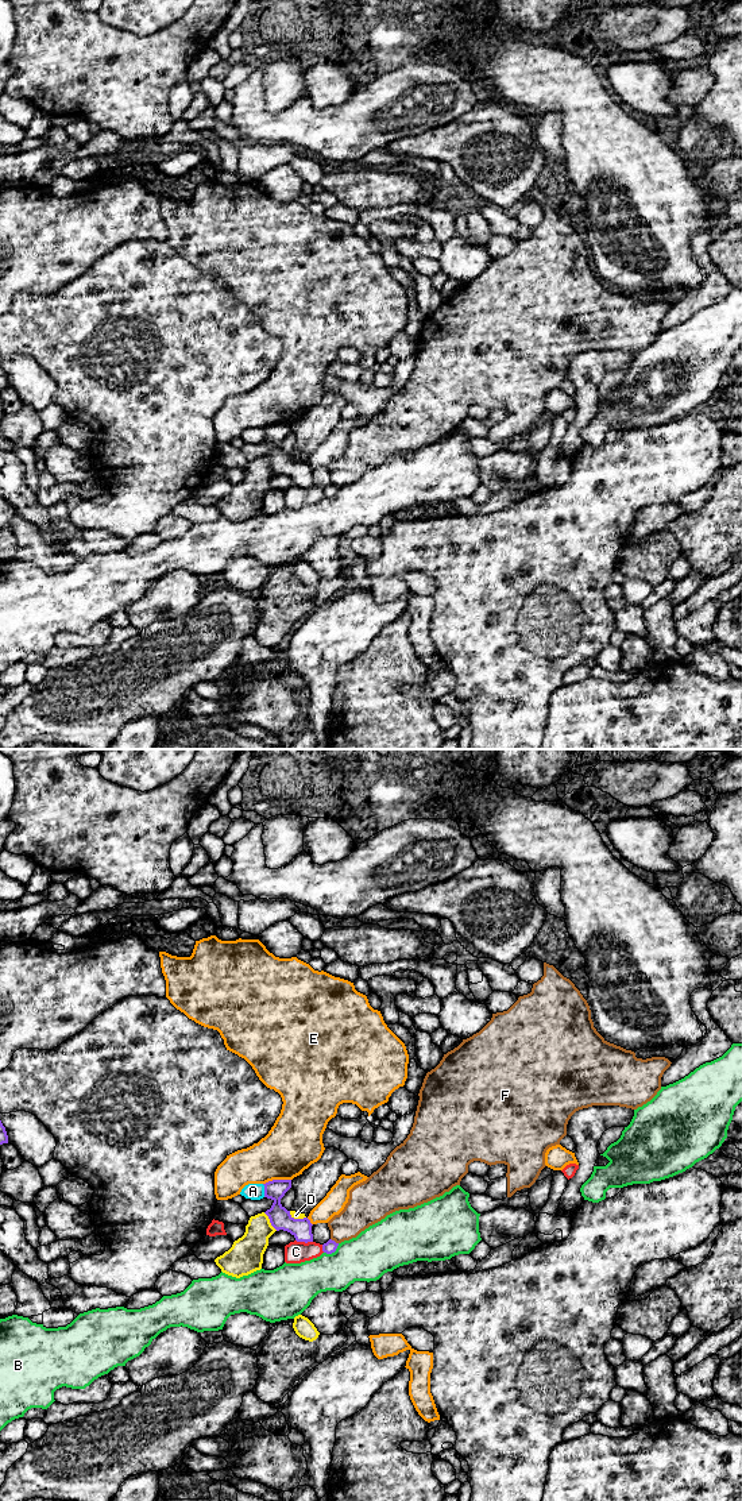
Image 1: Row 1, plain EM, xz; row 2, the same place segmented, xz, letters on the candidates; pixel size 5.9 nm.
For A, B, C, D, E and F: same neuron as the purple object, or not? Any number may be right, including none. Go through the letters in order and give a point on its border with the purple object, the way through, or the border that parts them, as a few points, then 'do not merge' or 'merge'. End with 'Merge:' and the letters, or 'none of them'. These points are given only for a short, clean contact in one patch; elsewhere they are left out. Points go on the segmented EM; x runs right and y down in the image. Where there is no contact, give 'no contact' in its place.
A: meets purple in xz at (265, 1191); do not merge
B: meets purple in xz at (332, 1251); do not merge
C: meets purple in xz at (304, 1241); do not merge
D: meets purple in xz at (270, 1222); border along xz (263, 1212), (277, 1230); do not merge
E: meets purple in xz at (277, 1180); border along xz (290, 1179), (273, 1179), (263, 1184); do not merge
F: meets purple in xz at (333, 1241); do not merge
Merge: none of them

